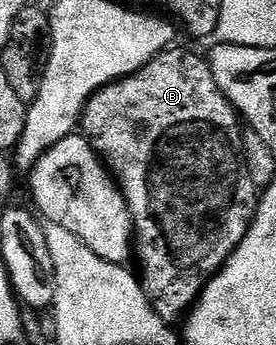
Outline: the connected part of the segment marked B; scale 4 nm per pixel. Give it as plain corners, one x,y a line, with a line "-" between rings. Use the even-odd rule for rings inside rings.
168,48
149,64
145,64
136,74
130,74
127,78
119,78
116,82
110,82
103,86
92,96
83,108
81,119
81,134
87,143
95,149
96,154
103,159
108,170
111,171
118,187
123,191
123,198
127,201
127,210
131,214
133,227
133,258
139,261
137,277
143,286
145,296
151,302
151,307
168,324
182,319
199,301
207,282
217,271
227,263
227,257
241,244
241,240
247,235
251,221
255,218
257,205
257,191
253,180
249,180
249,168
245,168
243,159
243,136
241,118
231,101
223,95
217,80
211,71
210,61
191,50
175,50

